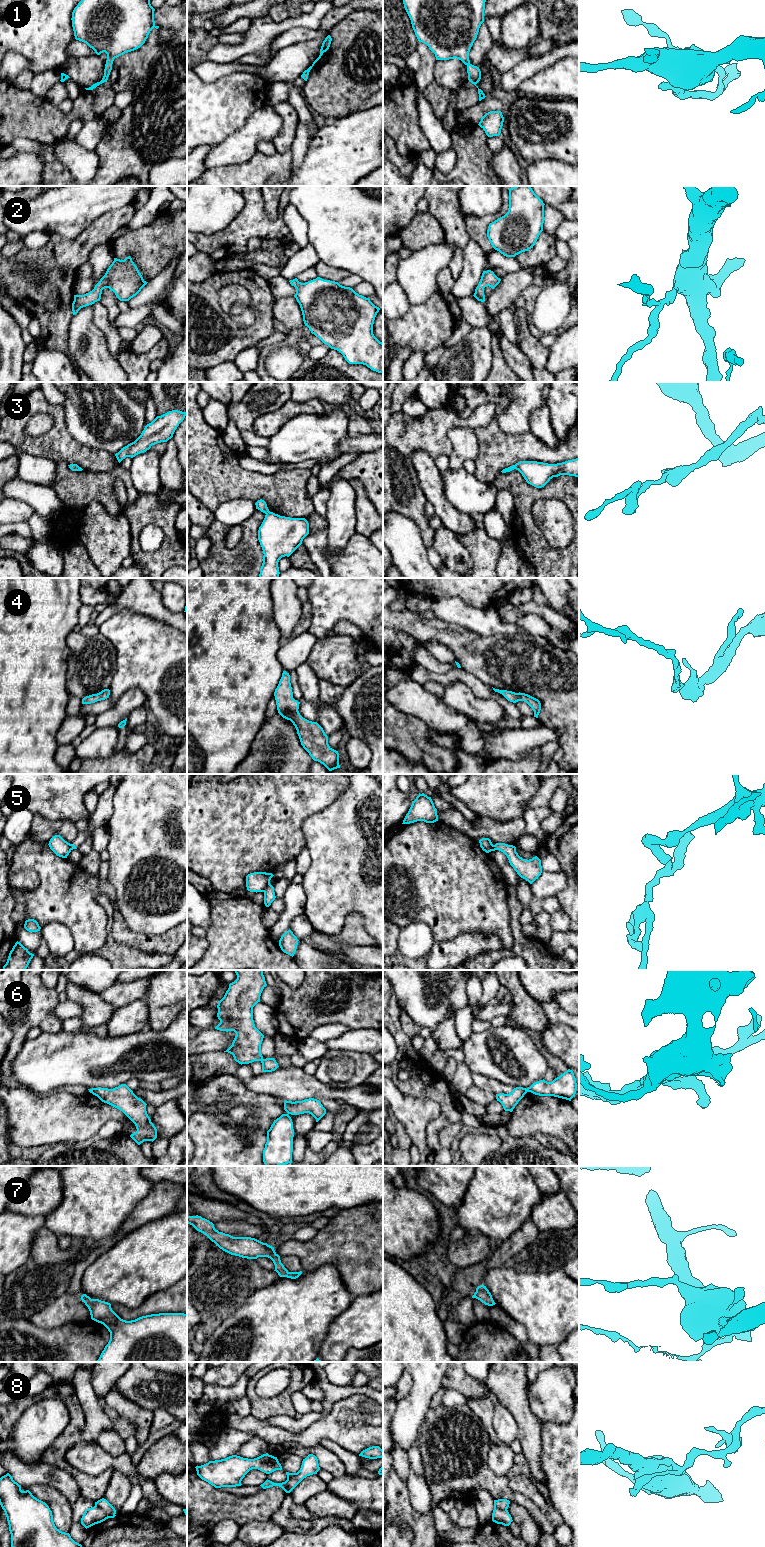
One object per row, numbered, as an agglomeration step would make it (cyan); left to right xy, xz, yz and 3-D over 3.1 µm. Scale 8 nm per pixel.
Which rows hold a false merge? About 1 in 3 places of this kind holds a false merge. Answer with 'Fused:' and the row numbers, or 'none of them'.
Fused: 5, 6, 8

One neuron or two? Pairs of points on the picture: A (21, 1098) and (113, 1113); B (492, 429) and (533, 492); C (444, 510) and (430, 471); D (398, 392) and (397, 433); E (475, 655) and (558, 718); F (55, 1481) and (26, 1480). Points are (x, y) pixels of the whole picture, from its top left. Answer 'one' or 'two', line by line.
A: one
B: two
C: one
D: two
E: one
F: one

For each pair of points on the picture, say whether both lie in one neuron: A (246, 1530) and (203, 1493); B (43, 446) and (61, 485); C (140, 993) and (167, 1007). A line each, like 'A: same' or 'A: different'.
A: different
B: different
C: different

